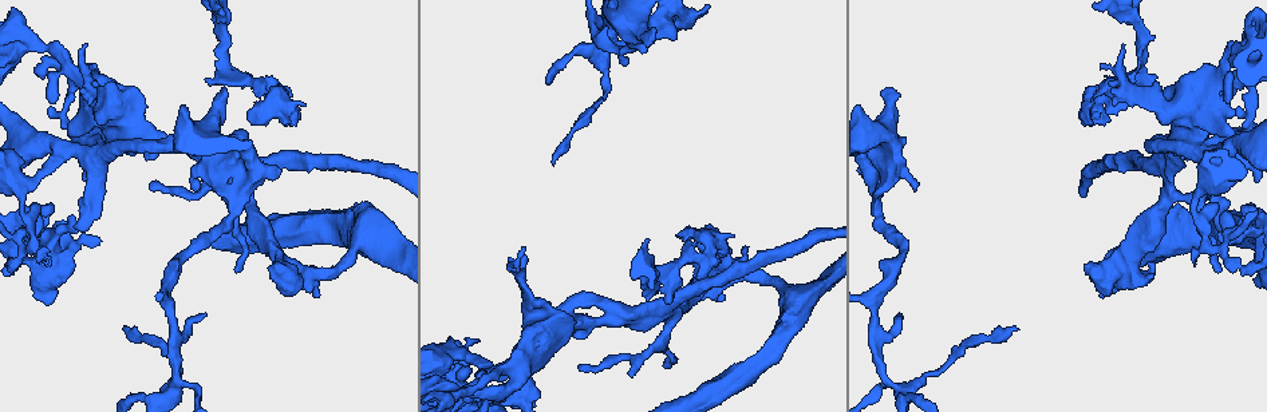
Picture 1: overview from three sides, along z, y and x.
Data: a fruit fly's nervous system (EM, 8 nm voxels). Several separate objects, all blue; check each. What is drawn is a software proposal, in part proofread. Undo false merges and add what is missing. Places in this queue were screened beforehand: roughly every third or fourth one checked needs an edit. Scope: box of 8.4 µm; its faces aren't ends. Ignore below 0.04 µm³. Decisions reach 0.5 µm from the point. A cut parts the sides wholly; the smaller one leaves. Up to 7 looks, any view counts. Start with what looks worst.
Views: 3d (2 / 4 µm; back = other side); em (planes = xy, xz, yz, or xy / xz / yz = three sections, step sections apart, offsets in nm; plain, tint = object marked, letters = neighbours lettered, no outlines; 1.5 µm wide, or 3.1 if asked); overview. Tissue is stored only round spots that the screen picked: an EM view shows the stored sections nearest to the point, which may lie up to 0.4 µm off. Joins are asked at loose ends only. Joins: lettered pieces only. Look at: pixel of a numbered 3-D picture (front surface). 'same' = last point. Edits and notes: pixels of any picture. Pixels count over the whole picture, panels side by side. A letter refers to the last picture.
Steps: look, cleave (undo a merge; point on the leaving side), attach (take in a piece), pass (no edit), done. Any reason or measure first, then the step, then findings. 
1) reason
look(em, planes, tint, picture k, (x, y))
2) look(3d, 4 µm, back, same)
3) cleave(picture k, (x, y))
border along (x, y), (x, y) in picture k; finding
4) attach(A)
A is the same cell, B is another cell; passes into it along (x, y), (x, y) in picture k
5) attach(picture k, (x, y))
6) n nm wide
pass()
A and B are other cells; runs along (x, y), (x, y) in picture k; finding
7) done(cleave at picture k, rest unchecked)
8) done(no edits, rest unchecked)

an open end
look(em, planes, letters, picture 1, (653, 40))

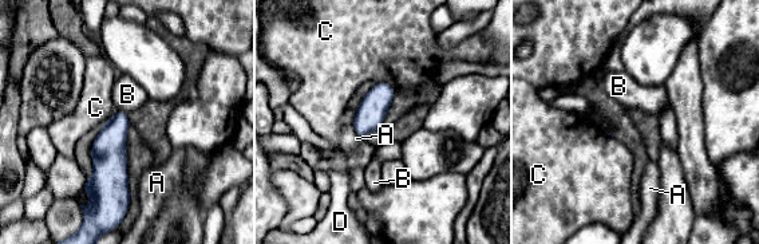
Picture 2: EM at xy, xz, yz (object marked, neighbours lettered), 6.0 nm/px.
pass()
A, B, C and D are other cells; border along (115, 110), (127, 114) in picture 2; no lettered piece goes on from it

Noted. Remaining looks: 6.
branch stops here
look(em, xy, step 4, tint, picture 1, (628, 63))

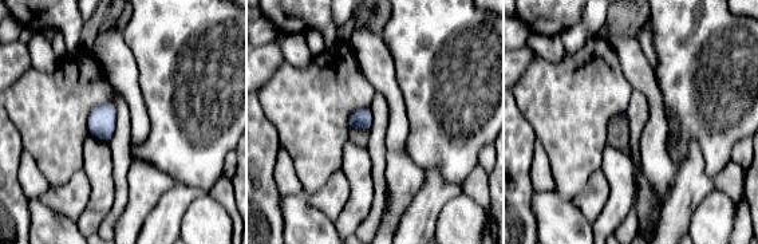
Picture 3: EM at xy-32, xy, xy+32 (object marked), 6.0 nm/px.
see the neighbours
look(em, xy, step 4, letters, same)

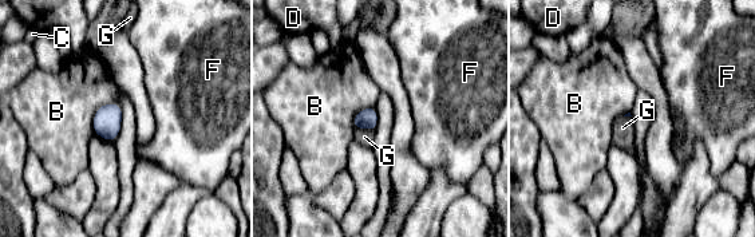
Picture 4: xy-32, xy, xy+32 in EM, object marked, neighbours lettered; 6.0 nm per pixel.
B touches over 240 nm
pass()
B, C, D, F and G are other cells; no lettered piece goes on from it

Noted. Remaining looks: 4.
a narrow waist
look(em, yz, step 4, letters, picture 1, (231, 65))

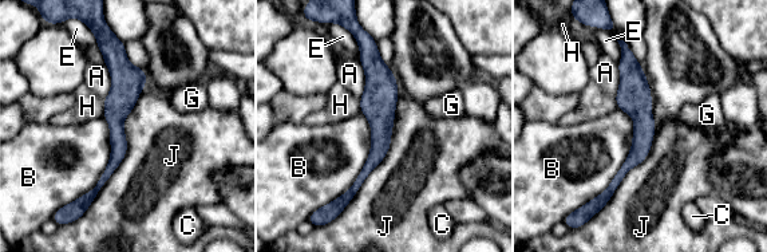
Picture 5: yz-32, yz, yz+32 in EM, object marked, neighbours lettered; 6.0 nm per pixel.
90 nm wide
pass()
A, B, C, E, G, H and J are other cells; all the same cell

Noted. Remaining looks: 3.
done(no edits, rest unchecked)

